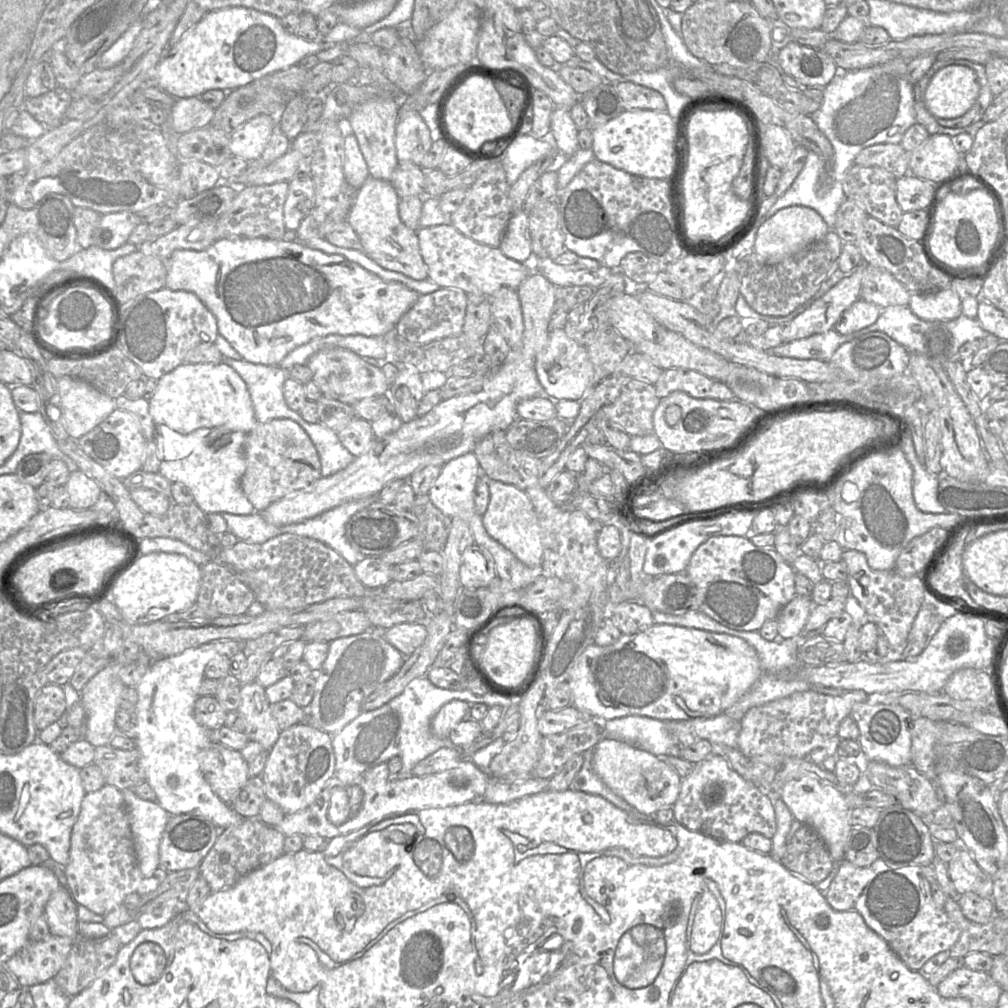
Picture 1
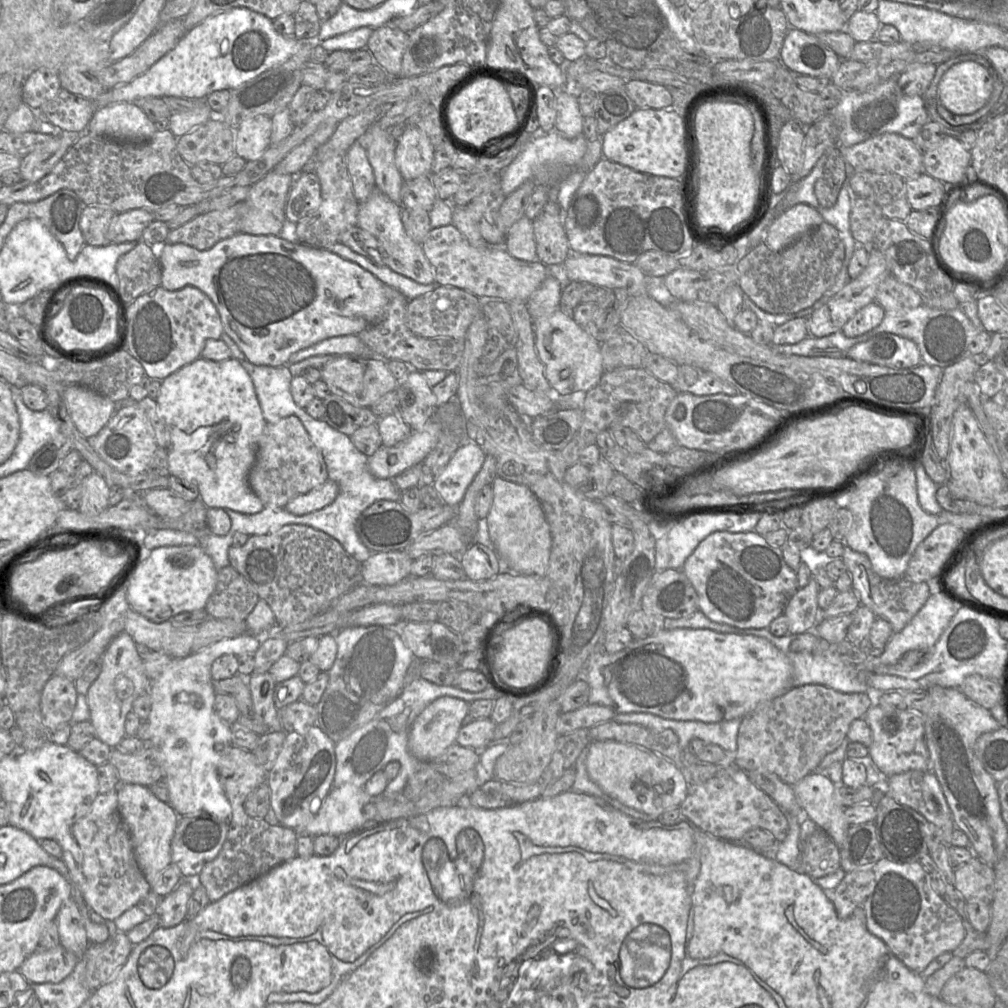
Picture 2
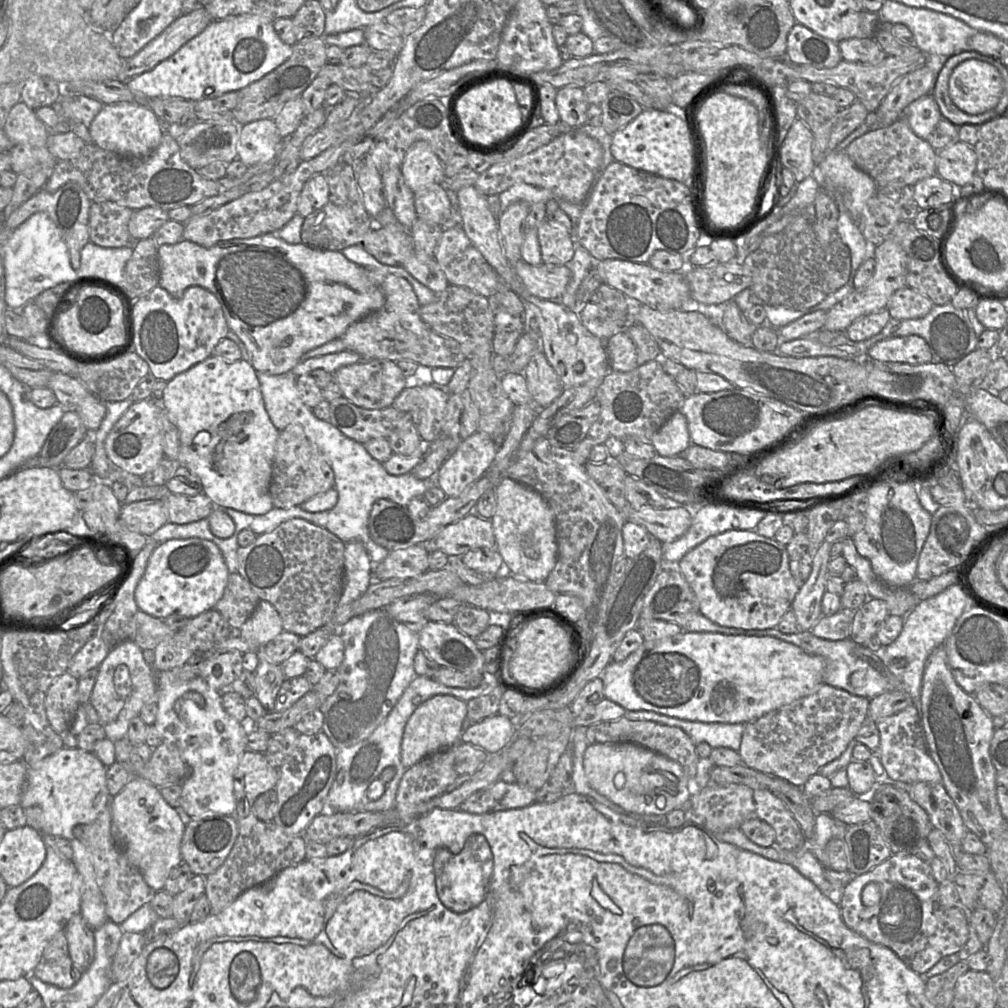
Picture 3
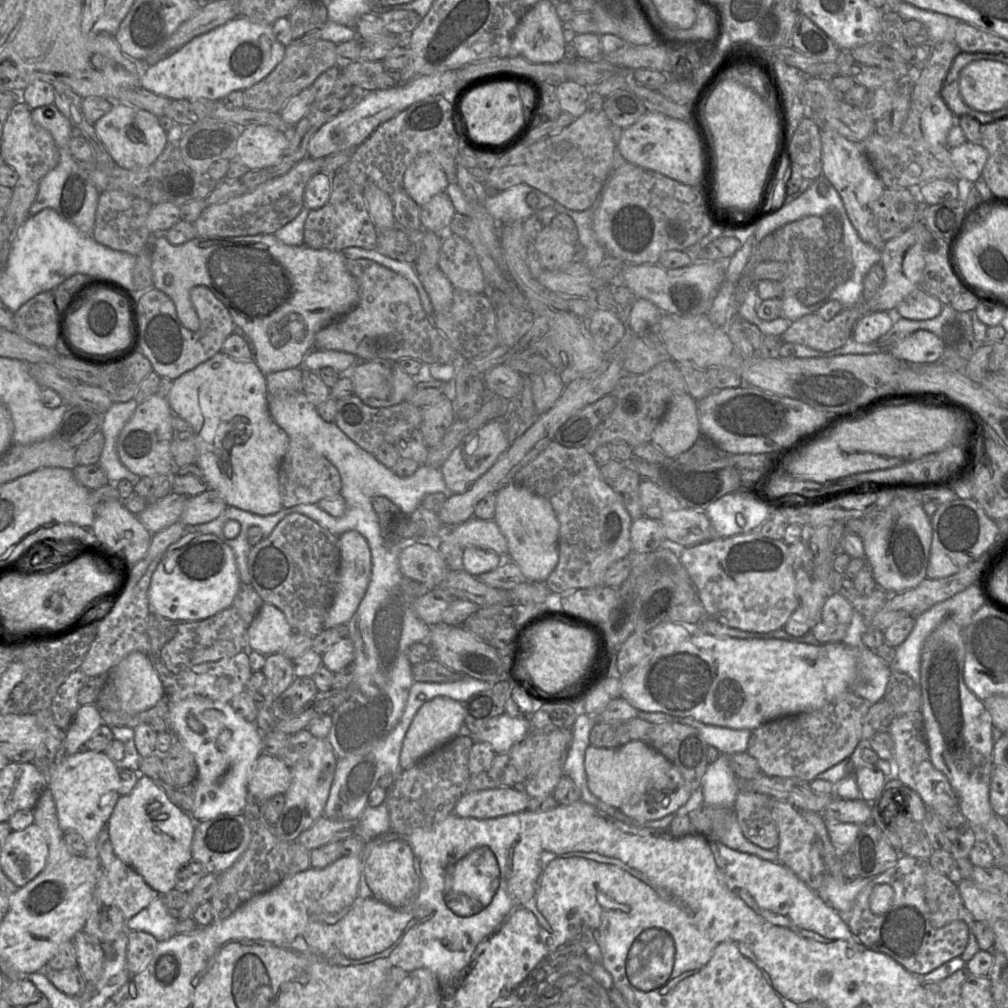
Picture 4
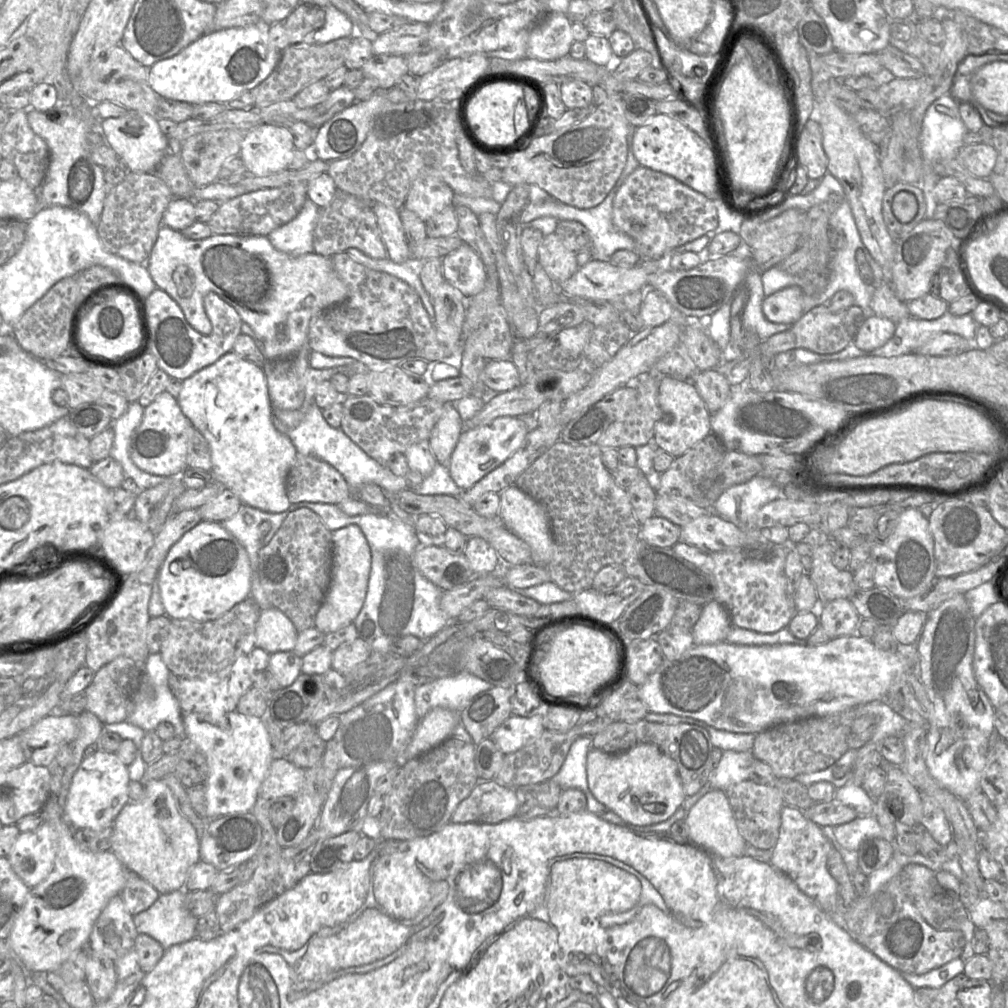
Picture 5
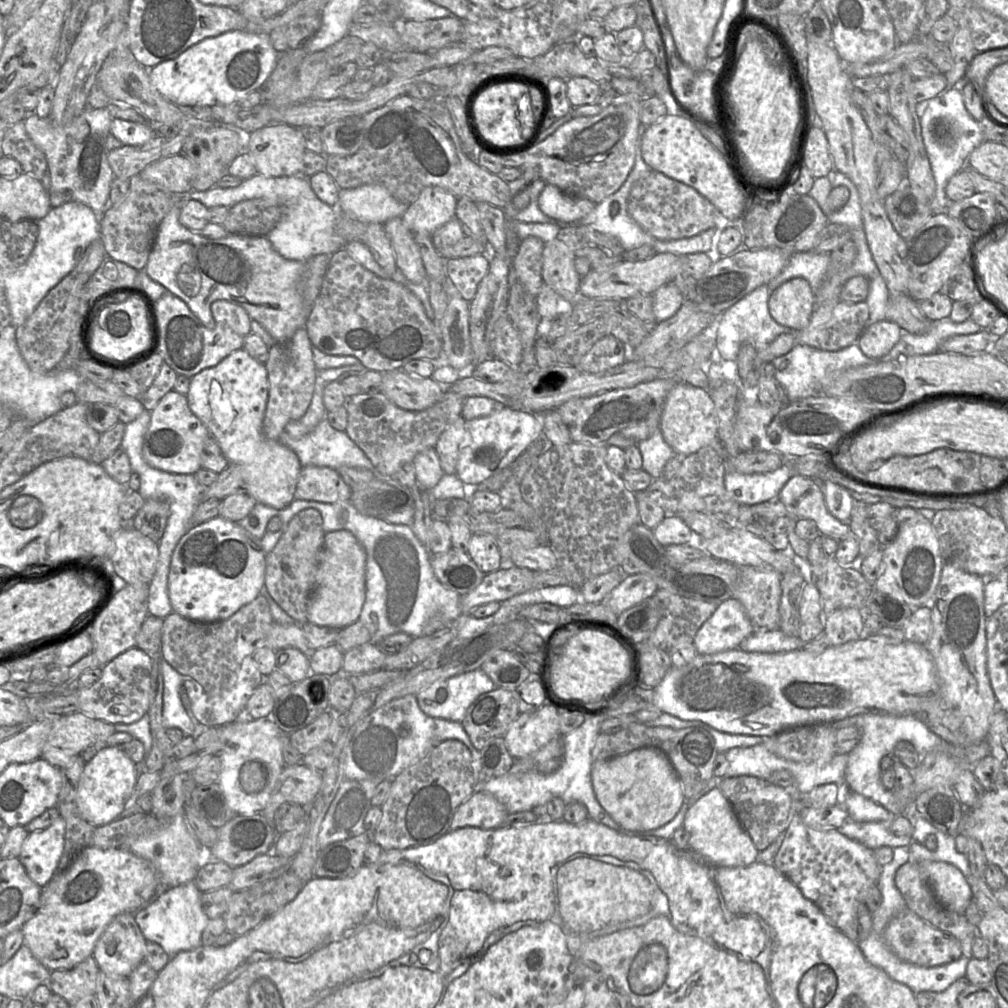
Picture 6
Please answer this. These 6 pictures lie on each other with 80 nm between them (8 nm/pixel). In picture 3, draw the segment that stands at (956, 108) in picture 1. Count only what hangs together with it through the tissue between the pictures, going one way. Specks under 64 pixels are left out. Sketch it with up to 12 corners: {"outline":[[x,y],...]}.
{"outline":[[966,60],[948,92],[961,111],[997,106],[1002,78],[993,65]]}

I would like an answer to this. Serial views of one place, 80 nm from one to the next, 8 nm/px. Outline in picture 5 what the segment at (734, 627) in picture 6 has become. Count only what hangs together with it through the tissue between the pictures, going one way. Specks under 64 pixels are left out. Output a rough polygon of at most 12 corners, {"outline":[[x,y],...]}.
{"outline":[[703,606],[692,629],[695,645],[724,642],[732,626],[726,608]]}

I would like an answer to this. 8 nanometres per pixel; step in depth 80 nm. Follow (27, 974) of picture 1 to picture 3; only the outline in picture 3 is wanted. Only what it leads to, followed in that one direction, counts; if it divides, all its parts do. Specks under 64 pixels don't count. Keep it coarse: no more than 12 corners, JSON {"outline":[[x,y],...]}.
{"outline":[[69,956],[40,961],[32,975],[58,988],[82,976]]}

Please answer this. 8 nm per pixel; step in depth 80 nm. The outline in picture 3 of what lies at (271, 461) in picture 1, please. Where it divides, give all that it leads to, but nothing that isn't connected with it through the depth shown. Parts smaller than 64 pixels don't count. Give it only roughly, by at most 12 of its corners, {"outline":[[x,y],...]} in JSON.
{"outline":[[302,426],[280,431],[269,494],[301,506],[334,488],[334,472]]}

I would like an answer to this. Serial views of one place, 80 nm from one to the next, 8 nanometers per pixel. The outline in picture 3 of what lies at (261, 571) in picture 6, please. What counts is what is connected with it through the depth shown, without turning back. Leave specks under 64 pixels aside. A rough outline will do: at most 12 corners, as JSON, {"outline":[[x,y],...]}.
{"outline":[[172,539],[151,554],[138,609],[165,620],[214,609],[229,570],[216,544]]}

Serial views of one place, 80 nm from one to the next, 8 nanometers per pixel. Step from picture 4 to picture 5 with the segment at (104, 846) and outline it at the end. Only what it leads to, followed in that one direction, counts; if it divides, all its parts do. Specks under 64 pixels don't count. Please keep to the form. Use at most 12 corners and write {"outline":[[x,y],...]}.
{"outline":[[129,871],[120,896],[134,917],[160,893]]}

